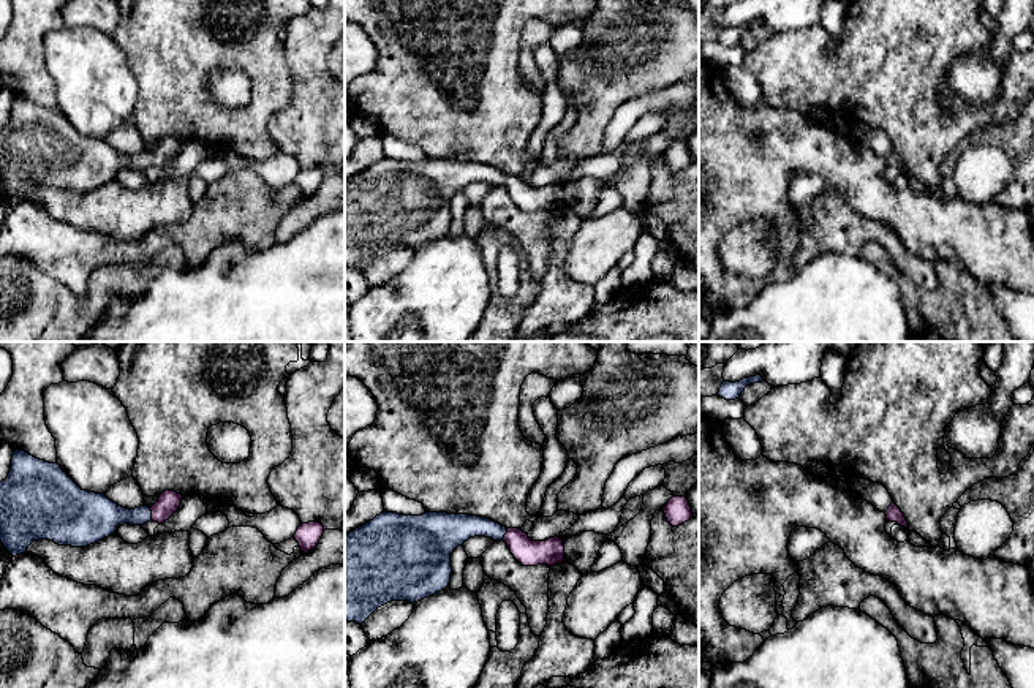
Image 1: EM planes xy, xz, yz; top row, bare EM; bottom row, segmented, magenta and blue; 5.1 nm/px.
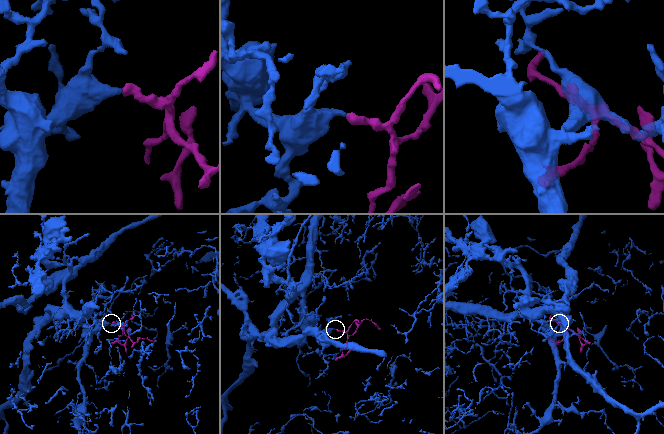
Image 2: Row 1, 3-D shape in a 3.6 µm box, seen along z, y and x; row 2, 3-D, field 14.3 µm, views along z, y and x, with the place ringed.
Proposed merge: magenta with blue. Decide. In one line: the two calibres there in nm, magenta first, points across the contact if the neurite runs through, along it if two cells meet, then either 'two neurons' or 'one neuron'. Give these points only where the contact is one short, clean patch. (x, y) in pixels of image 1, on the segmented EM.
110/180 nm | across xy (168, 503), (152, 514), (103, 516) | one neuron

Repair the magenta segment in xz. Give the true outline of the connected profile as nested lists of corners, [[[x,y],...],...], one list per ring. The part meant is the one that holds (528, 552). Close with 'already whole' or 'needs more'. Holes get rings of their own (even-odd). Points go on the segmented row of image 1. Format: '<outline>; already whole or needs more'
[[[381,512],[345,536],[345,622],[362,625],[391,601],[411,604],[449,587],[451,554],[474,536],[504,541],[523,566],[564,561],[563,539],[533,541],[490,519],[425,512]]]; needs more

